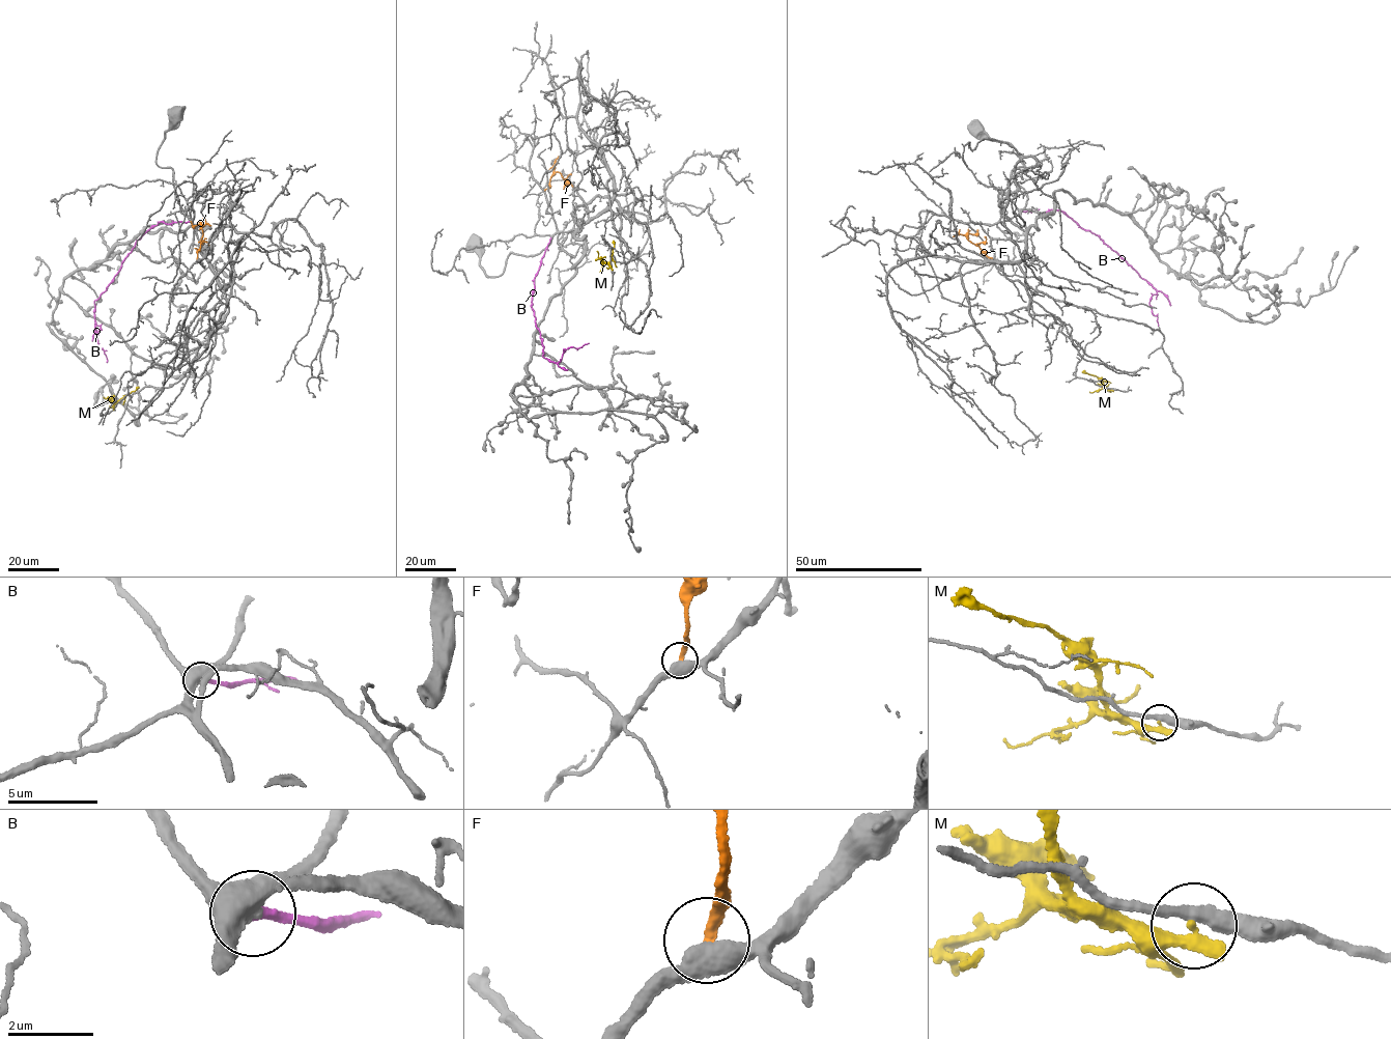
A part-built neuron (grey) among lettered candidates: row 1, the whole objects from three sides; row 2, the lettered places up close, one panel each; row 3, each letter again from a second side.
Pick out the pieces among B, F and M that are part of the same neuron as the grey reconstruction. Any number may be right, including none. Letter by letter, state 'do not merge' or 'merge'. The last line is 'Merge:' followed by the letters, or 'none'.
B: merge
F: do not merge
M: do not merge
Merge: B

